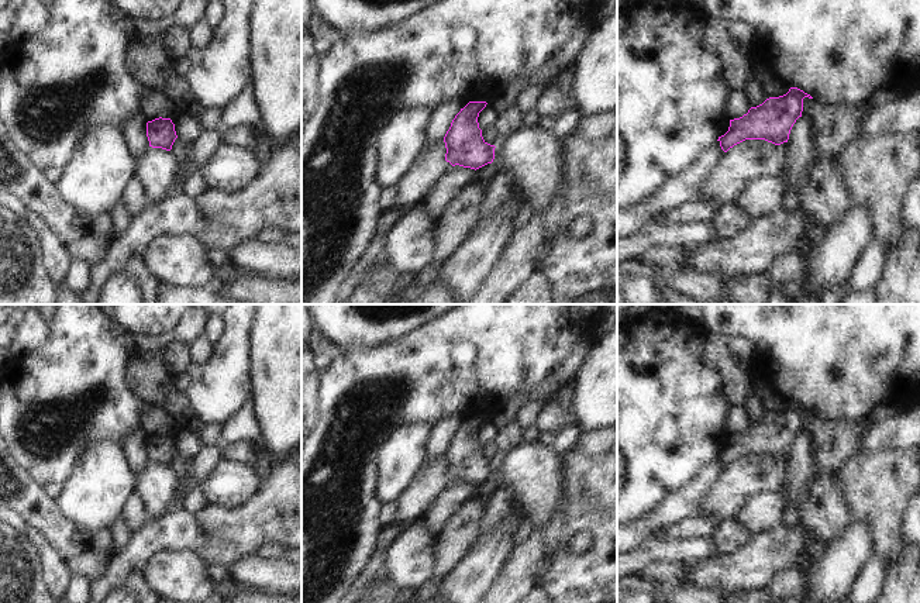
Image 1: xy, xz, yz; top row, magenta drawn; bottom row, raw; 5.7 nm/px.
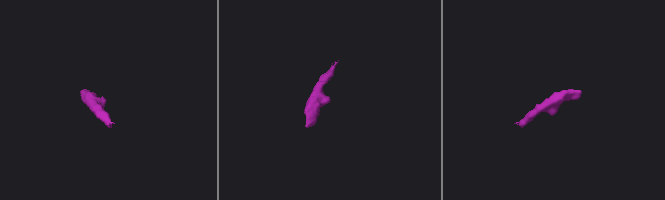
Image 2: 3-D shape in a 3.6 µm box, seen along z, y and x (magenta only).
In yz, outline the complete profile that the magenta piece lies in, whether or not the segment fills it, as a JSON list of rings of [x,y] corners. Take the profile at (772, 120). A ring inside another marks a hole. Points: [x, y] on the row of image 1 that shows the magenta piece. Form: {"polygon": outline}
{"polygon": [[[790,87],[786,94],[769,97],[742,117],[730,120],[728,131],[717,139],[721,149],[727,152],[745,139],[765,139],[775,145],[788,142],[793,124],[802,117],[804,97],[813,99]]]}

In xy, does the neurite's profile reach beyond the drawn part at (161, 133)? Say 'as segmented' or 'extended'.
as segmented

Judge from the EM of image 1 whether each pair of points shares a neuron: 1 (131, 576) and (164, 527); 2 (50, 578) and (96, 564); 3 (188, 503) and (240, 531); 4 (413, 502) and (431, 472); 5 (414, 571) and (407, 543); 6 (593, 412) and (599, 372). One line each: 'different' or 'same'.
1: same
2: different
3: different
4: same
5: same
6: same

